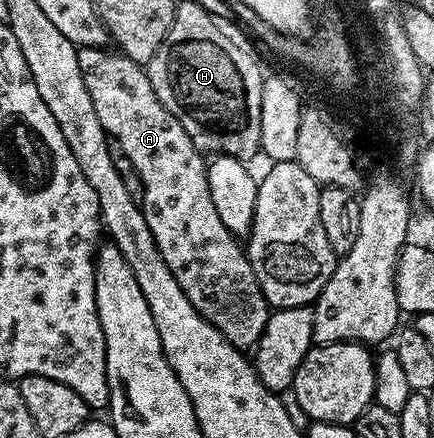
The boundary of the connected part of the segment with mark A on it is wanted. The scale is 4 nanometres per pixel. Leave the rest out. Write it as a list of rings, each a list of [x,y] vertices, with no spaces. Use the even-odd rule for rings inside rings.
[[[83,47],[77,55],[83,84],[91,92],[99,124],[127,152],[143,184],[139,205],[163,260],[167,260],[167,268],[179,280],[187,300],[212,326],[219,328],[233,347],[252,351],[263,336],[271,307],[259,288],[242,243],[237,243],[240,241],[215,212],[206,159],[195,148],[191,136],[183,132],[183,124],[155,96],[148,73],[138,63],[113,48]]]

